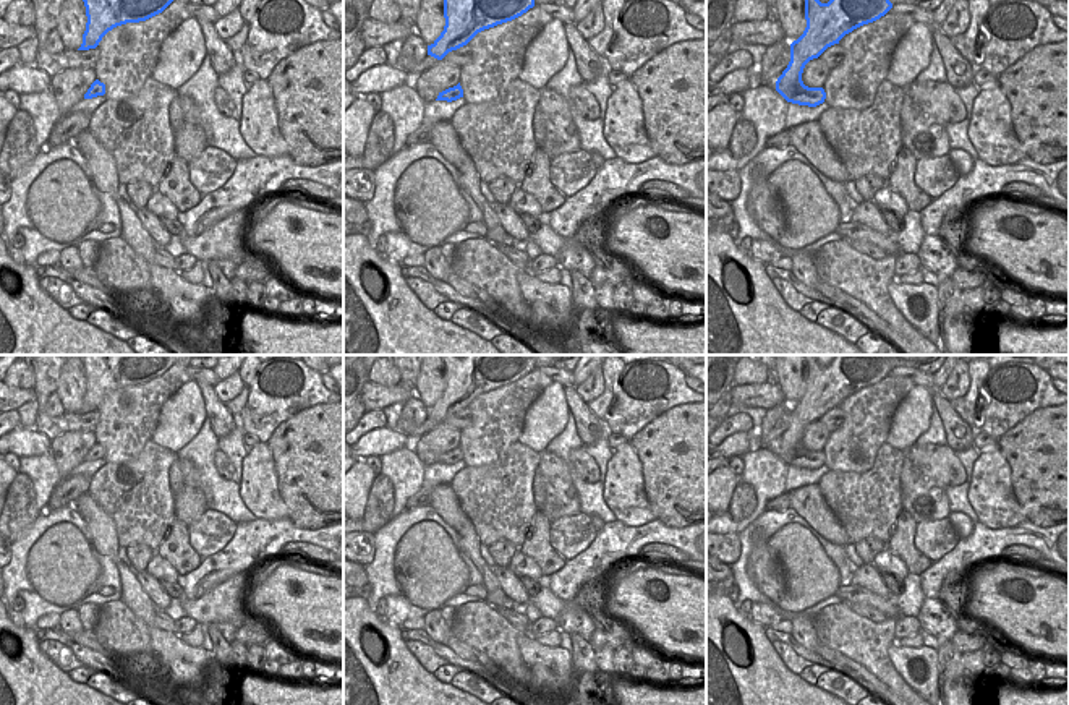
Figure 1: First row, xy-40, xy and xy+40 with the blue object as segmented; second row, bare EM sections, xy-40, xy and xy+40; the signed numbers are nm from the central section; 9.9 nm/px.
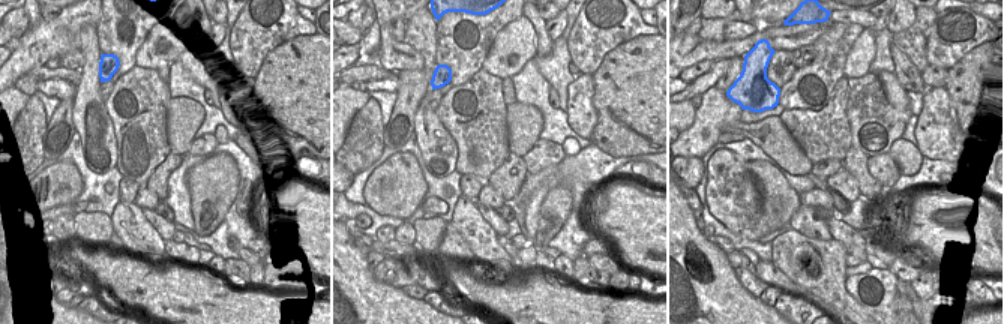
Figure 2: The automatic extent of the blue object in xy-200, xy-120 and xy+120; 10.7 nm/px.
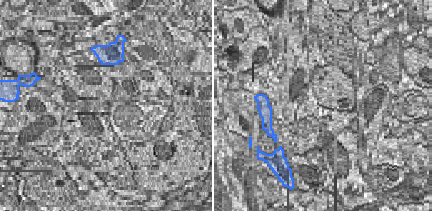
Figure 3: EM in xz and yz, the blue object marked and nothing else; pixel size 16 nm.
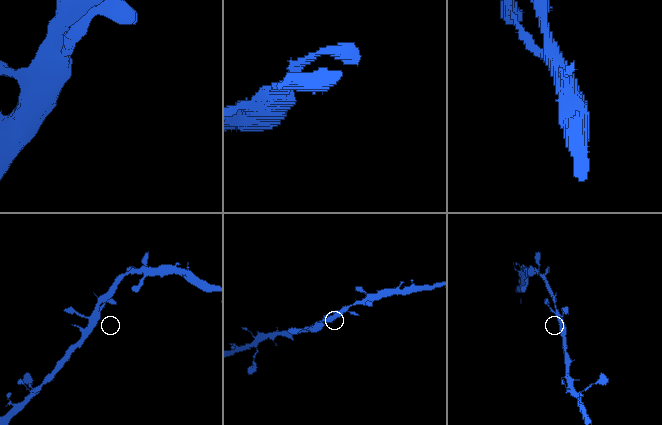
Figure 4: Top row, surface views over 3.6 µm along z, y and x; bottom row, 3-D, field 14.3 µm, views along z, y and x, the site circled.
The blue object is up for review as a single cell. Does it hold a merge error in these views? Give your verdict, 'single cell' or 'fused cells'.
single cell

